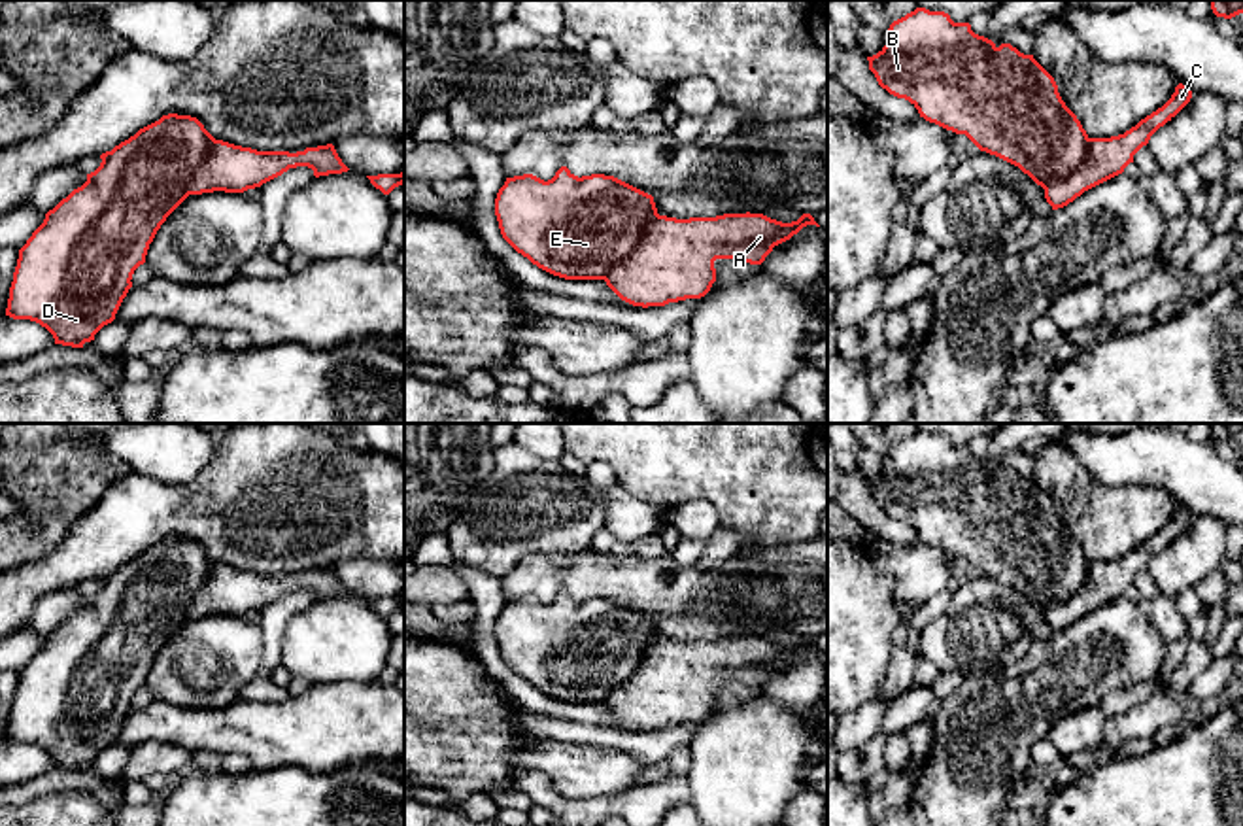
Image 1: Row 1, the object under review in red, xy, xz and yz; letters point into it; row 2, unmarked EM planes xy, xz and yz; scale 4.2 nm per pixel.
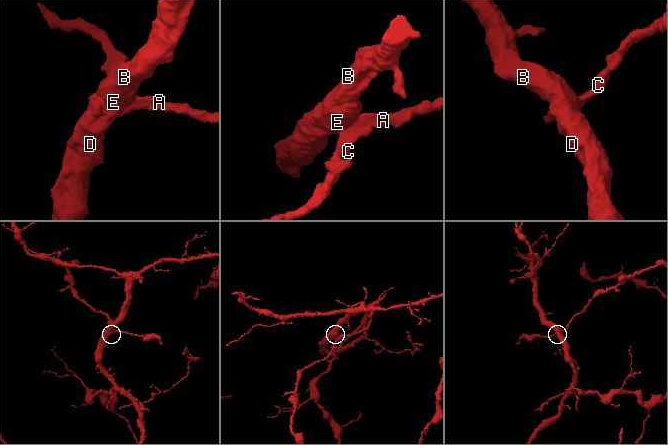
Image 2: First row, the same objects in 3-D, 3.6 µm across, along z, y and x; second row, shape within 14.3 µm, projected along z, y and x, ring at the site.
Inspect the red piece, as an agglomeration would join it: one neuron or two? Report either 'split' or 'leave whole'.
split

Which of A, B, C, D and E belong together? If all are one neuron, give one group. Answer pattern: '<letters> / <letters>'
A C / B D E

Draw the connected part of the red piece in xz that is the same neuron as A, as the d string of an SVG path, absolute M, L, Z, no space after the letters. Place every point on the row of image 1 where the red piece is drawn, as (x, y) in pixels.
M750 212L690 219L659 215L603 280L622 301L642 308L701 299L716 282L716 259L761 265L775 246L807 225L820 227L810 214L792 223Z

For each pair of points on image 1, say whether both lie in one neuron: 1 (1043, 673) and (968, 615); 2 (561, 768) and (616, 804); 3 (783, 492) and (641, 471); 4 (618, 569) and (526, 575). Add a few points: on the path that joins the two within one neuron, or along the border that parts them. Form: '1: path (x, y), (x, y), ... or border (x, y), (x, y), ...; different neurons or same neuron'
1: border (1034, 639), (1017, 660), (1000, 670), (979, 673); different neurons
2: border (631, 787), (620, 794), (607, 796), (561, 796); different neurons
3: path (747, 471), (677, 471); same neuron
4: path (595, 567), (586, 560), (563, 560), (548, 569); same neuron

